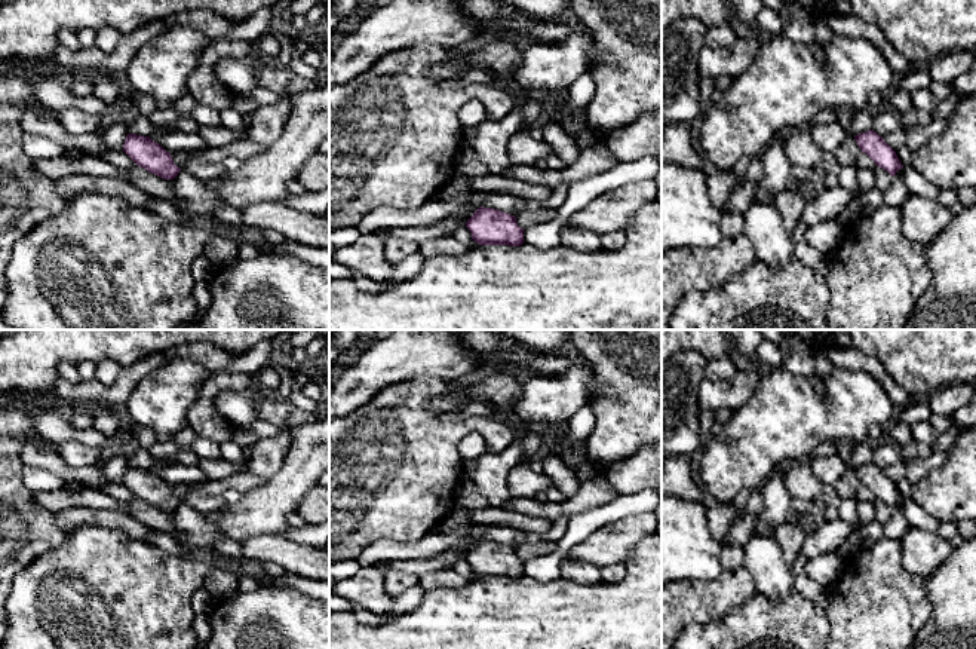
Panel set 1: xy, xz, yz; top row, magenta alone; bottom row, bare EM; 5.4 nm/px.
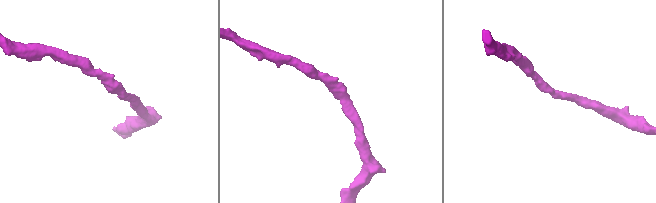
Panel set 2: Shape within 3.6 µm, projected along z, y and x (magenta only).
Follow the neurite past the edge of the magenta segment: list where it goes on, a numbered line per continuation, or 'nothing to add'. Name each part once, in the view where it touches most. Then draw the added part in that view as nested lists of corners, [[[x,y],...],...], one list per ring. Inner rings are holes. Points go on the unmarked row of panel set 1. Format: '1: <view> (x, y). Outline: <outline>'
nothing to add

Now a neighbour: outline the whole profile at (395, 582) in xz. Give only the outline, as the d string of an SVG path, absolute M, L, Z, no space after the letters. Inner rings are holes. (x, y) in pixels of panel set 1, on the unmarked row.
M387 570L384 573L384 591L392 599L400 596L405 590L417 587L420 584L420 576L412 573L403 573L396 570Z

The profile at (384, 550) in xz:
M463 529L452 533L432 532L418 542L411 544L380 539L366 547L359 555L357 561L360 567L369 567L378 561L427 558L451 548L454 544L466 539L469 535L470 529Z

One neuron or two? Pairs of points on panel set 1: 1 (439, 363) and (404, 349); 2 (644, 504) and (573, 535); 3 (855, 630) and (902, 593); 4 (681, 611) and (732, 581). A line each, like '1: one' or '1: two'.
1: one
2: one
3: one
4: one

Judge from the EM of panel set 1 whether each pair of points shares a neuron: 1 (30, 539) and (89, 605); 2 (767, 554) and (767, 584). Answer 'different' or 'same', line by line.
1: different
2: same

